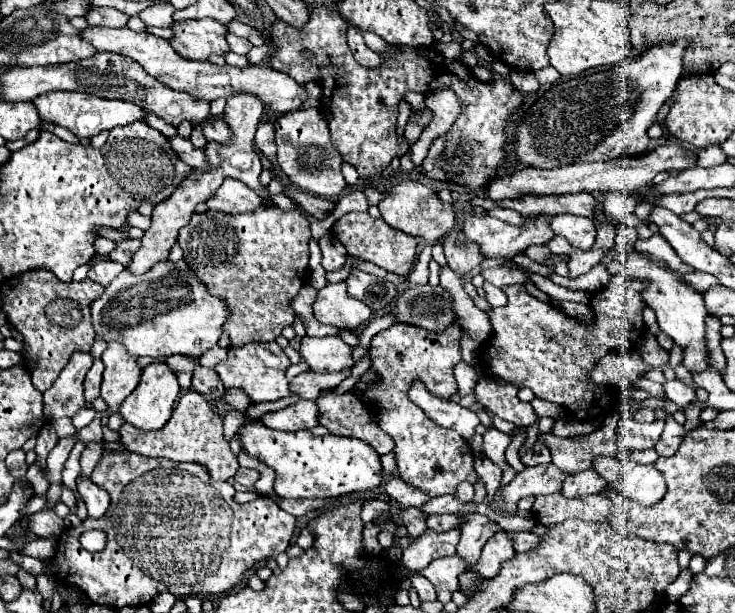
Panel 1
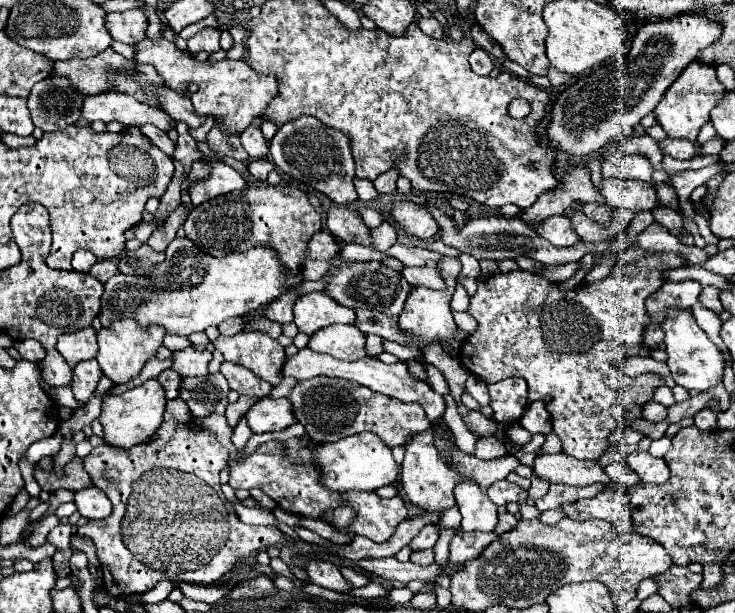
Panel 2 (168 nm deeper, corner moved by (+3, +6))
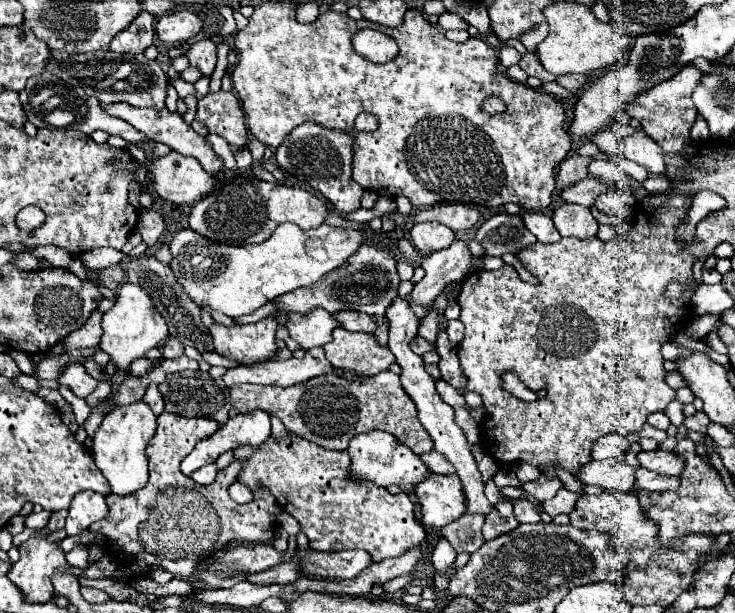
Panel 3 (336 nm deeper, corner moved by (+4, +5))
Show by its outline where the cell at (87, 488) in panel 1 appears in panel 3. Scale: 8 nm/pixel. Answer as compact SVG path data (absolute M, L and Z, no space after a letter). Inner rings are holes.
M92 490L78 492L70 504L70 512L66 518L68 536L80 534L90 524L106 518L106 514L108 514L108 508L106 508L106 500L102 494L92 492Z

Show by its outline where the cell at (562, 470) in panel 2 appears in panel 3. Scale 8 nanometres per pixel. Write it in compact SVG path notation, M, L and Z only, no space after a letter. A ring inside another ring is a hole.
M592 460L580 468L576 478L584 484L596 484L610 492L632 492L636 470L624 460Z

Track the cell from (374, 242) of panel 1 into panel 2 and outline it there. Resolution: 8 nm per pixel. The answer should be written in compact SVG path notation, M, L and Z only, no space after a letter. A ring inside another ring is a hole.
M383 221L379 227L369 229L369 243L371 243L373 249L385 253L391 245L397 243L397 231L395 231L395 227L391 223Z

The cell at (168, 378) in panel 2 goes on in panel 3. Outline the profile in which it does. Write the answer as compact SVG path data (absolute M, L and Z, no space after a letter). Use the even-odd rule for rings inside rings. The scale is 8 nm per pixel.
M150 384L150 386L146 388L146 394L144 394L142 400L152 408L152 412L154 412L156 416L160 416L160 414L164 412L164 402L162 402L162 396L160 396L156 384Z

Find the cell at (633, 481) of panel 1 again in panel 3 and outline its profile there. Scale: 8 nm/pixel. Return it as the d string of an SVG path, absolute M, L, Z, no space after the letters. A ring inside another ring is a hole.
M656 448L652 452L640 452L638 454L640 466L658 474L666 474L666 476L678 476L682 474L684 468L684 458L678 456L674 450L666 450L666 448Z

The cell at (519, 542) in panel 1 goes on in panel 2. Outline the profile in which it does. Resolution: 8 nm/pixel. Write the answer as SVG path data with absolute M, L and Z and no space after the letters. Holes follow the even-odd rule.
M501 513L501 515L499 515L499 523L497 523L497 527L495 527L495 533L497 533L497 535L503 535L503 533L511 531L515 525L517 525L517 519L515 519L511 513Z

